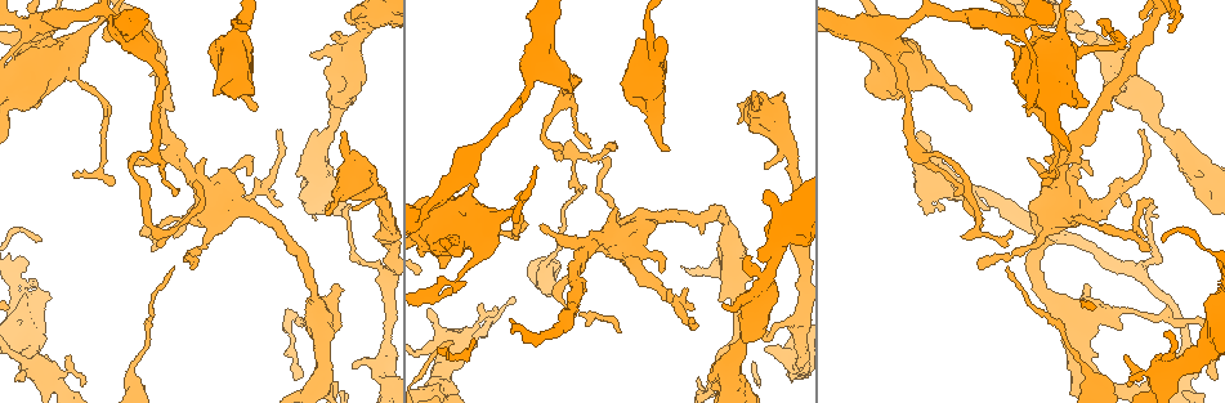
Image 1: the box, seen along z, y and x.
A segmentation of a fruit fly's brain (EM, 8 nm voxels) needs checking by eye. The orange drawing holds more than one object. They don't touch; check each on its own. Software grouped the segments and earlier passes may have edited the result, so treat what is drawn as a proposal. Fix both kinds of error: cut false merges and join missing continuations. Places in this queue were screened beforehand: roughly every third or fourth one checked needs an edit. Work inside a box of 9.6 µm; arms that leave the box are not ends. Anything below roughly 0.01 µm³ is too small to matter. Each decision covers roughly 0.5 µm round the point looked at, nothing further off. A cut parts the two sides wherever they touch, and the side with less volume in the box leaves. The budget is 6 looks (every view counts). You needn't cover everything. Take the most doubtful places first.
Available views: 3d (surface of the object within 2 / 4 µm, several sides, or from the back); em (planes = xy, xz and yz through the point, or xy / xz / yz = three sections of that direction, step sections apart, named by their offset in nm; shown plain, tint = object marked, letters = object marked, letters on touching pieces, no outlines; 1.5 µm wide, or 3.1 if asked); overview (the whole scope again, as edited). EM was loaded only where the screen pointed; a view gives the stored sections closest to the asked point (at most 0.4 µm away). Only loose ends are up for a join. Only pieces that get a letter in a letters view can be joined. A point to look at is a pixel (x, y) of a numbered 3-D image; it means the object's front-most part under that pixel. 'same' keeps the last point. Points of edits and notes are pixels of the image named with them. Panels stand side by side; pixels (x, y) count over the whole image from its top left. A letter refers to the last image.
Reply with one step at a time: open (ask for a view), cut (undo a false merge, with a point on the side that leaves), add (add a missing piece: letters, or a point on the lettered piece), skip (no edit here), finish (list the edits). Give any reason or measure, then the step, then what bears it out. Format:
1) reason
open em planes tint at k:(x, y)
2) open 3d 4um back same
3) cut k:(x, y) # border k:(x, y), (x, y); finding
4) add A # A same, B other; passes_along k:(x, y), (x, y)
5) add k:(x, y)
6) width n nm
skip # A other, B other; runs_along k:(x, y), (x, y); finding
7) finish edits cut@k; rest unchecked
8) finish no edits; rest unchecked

tapers out
open 3d 4um at 1:(1012, 233)

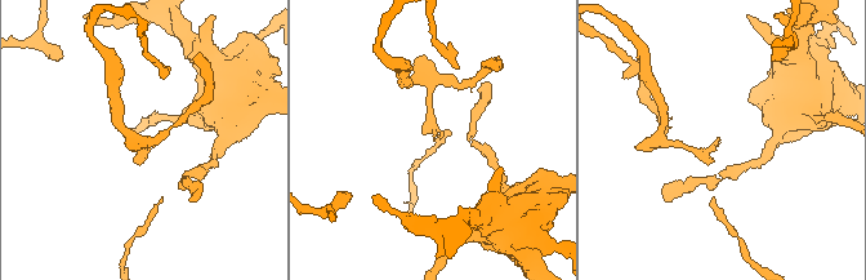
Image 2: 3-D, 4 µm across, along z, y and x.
need the tissue
open em xz step 4 plain at 2:(441, 138)

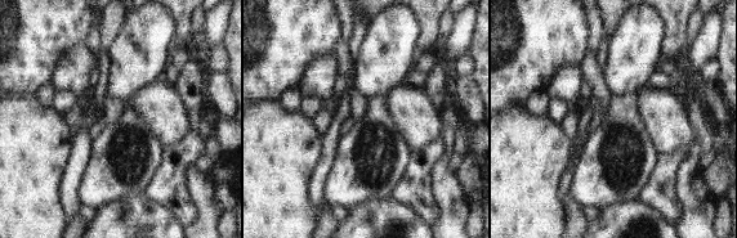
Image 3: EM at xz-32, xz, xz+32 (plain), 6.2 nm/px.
what lies round it
open em xz step 4 letters same

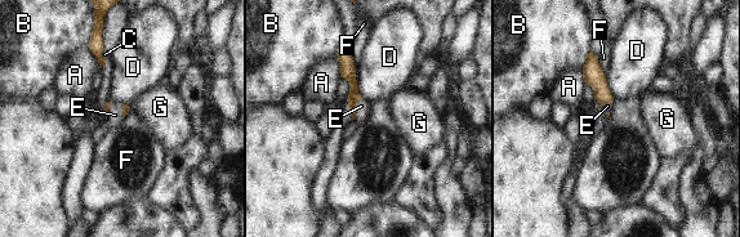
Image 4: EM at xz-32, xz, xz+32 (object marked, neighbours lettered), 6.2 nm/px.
add E # A other, B other, C other, D other, E same, F other, G other; the cell continues

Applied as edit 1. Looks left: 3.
see it whole again
open overview

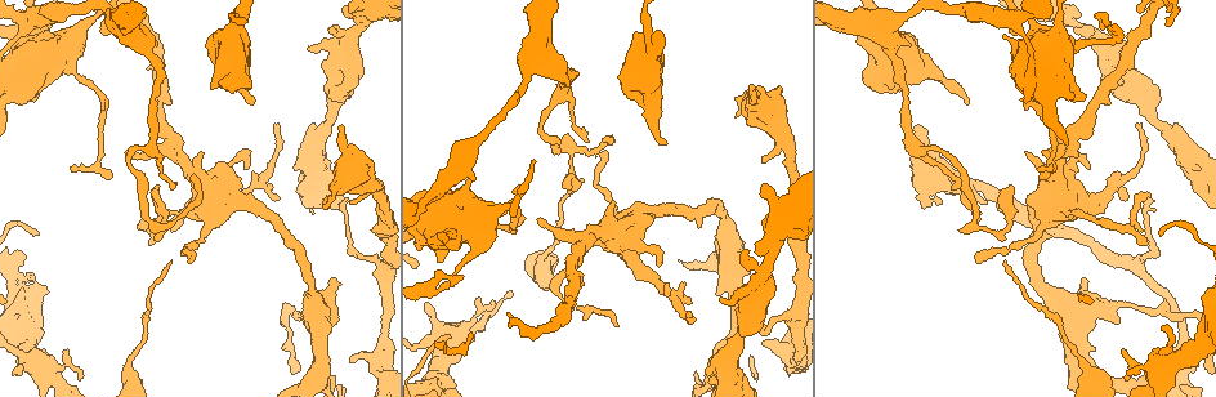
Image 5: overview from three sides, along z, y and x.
tapers out
open em planes plain at 5:(1090, 167)

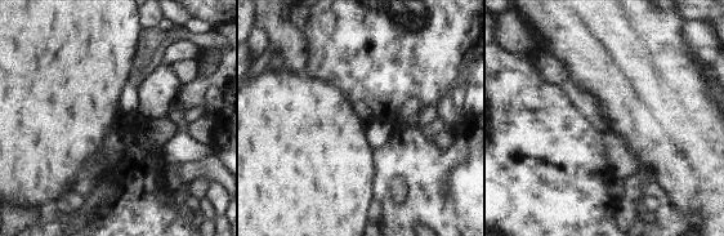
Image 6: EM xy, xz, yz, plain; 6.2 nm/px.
open em planes letters same

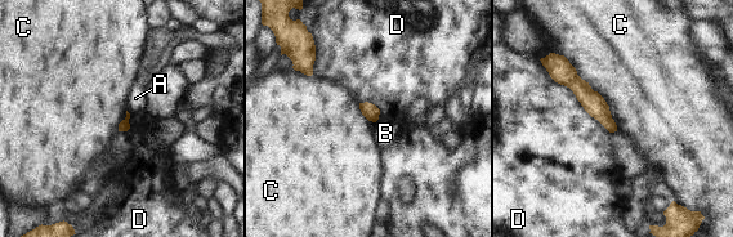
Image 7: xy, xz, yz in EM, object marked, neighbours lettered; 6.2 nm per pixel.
longest_contact D 600 nm
skip # A other, B other, C other, D other; none of them fits

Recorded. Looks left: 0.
finish edits add@4; rest unchecked

